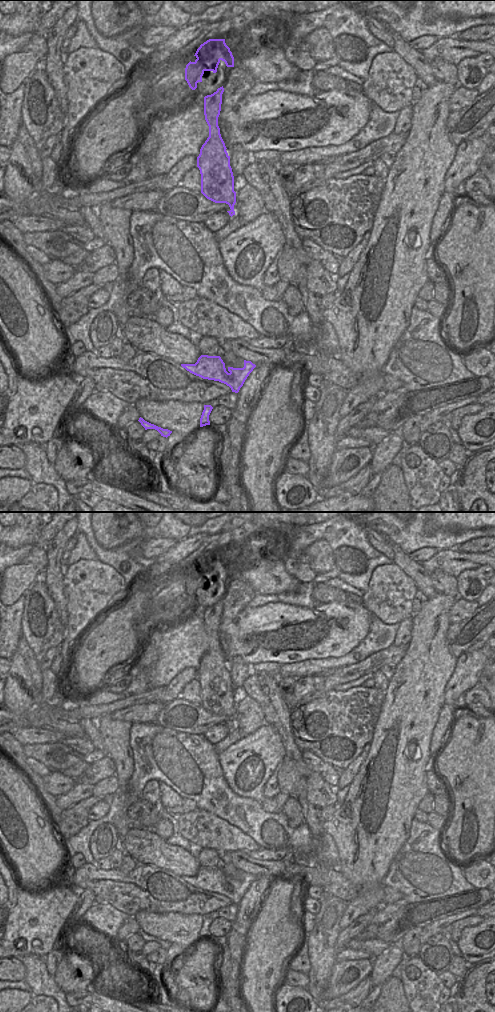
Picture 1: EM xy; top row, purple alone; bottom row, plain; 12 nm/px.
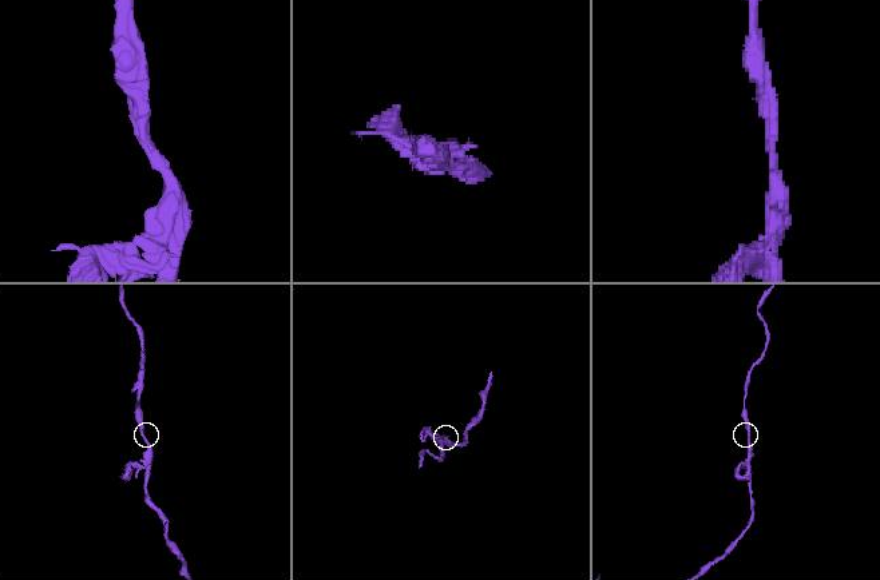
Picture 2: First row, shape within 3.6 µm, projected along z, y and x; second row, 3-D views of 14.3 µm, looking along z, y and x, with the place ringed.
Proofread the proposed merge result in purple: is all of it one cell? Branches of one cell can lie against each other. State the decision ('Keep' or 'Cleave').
Cleave.

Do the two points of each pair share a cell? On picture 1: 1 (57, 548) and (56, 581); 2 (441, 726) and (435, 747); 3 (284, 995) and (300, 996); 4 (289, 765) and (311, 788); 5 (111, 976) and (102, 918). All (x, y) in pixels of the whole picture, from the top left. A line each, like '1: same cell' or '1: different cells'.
1: same cell
2: same cell
3: same cell
4: same cell
5: different cells

